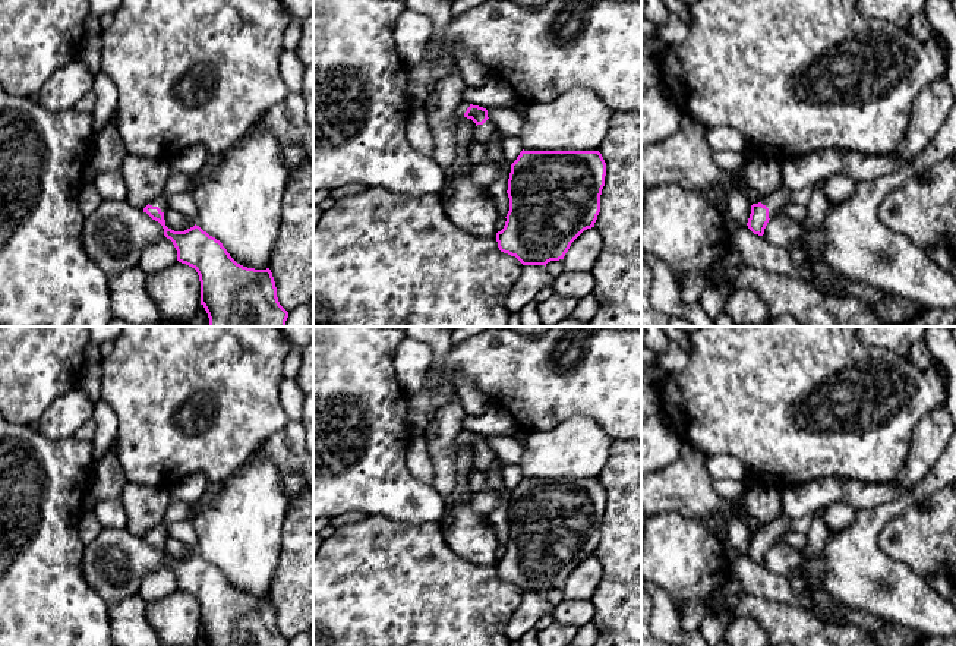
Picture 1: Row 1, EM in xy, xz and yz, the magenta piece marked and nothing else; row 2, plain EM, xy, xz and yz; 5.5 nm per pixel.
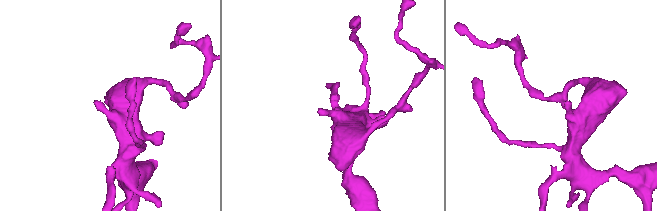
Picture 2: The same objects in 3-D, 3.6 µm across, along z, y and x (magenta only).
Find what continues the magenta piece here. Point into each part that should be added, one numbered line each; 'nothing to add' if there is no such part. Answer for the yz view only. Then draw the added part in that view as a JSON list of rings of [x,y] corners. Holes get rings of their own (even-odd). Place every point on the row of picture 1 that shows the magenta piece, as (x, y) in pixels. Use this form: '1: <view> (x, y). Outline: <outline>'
1: yz (778, 199). Outline: [[[782,188],[777,192],[764,198],[761,204],[769,208],[769,218],[773,218],[776,211],[783,208],[789,201],[792,201],[792,192]]]

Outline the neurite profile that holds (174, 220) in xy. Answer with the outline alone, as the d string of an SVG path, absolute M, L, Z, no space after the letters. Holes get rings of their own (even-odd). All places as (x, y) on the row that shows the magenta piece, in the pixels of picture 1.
M167 209L164 220L165 226L174 231L184 231L187 229L187 218L177 211Z

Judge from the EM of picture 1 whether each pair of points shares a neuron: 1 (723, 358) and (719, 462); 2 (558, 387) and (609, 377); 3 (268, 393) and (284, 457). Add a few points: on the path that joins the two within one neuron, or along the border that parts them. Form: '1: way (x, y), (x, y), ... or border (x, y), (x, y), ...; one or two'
1: border (707, 454), (732, 454), (747, 475); two
2: way (571, 383), (577, 377), (596, 377); one
3: border (290, 421), (265, 441); two

